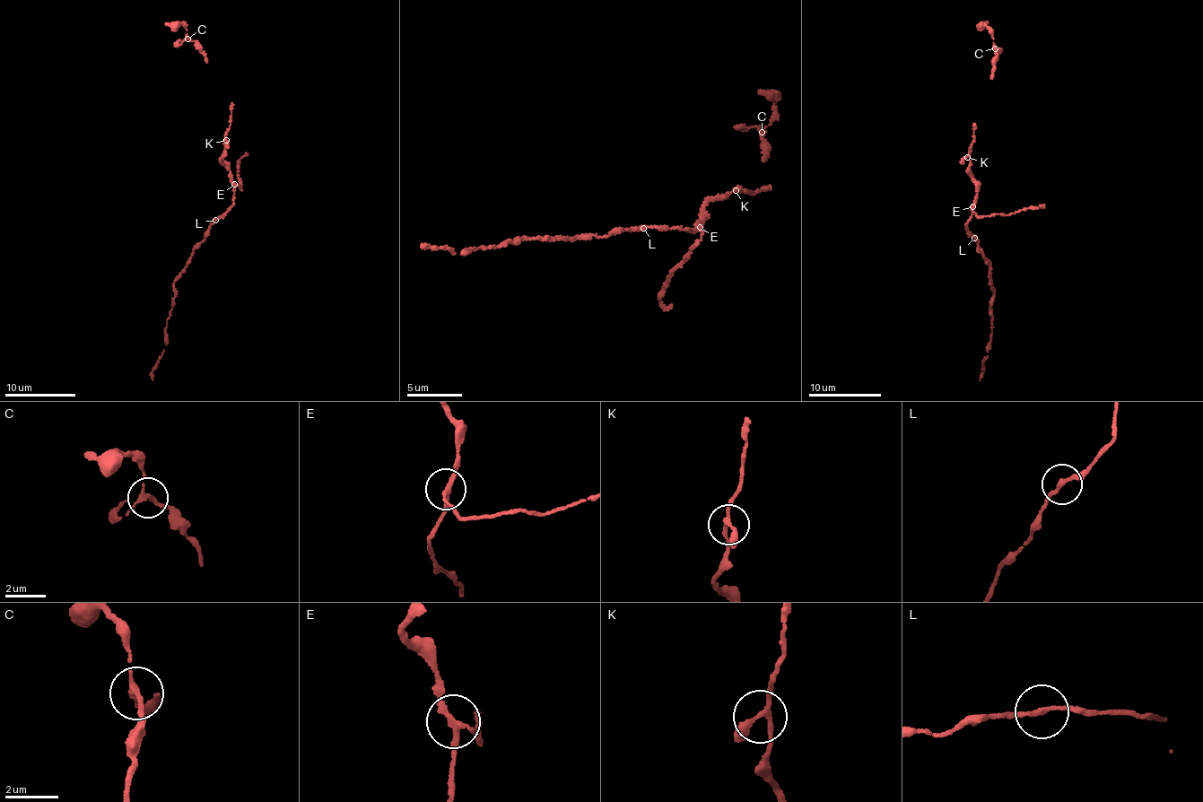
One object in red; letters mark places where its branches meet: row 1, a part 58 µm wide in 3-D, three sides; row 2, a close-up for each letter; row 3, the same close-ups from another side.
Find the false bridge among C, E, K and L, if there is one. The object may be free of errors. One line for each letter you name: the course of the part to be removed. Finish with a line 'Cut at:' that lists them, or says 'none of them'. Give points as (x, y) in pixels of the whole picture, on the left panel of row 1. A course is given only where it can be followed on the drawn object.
E: (234, 185), (241, 188), (239, 160), (247, 154)
Cut at: E

